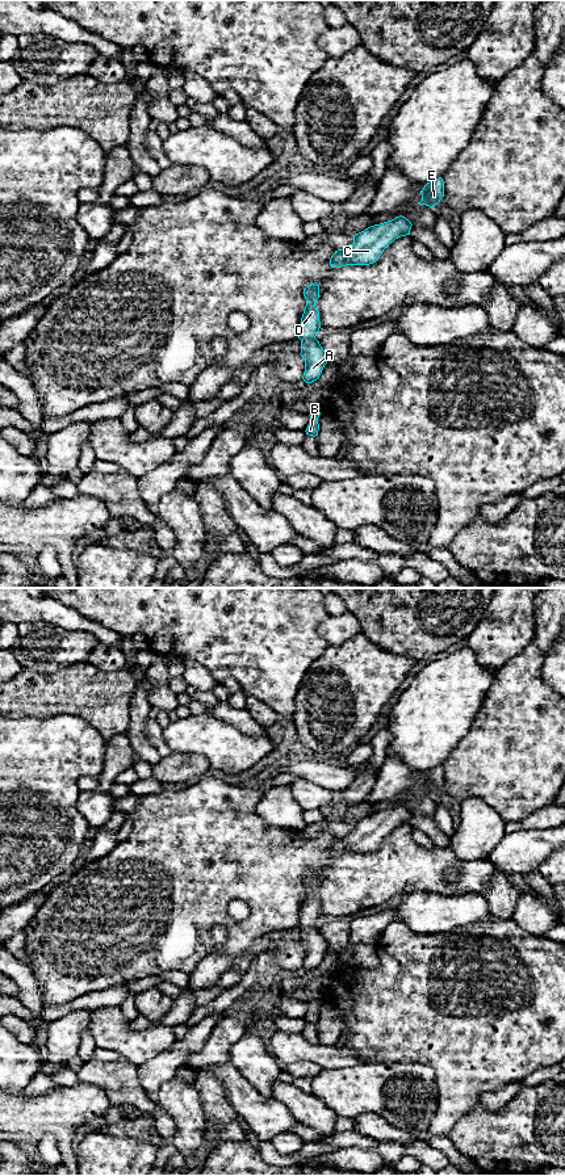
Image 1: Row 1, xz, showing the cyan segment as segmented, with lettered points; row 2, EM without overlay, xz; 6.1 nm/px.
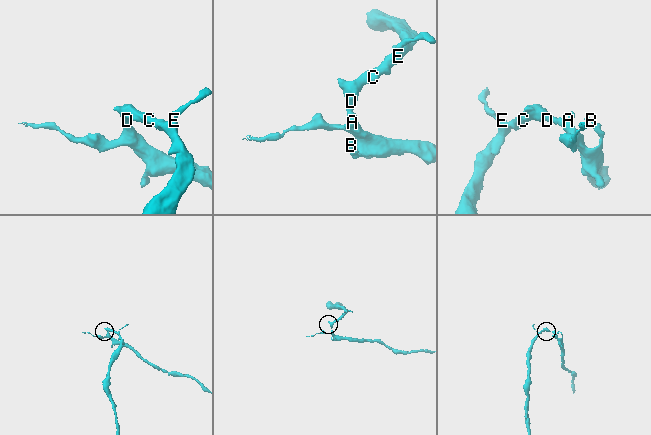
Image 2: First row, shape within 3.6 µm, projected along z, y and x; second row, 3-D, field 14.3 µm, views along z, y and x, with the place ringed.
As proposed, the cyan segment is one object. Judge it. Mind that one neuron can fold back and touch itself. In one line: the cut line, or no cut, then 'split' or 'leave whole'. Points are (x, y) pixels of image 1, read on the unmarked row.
no cut; leave whole

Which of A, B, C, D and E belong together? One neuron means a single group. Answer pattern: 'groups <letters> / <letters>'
groups A B C D E

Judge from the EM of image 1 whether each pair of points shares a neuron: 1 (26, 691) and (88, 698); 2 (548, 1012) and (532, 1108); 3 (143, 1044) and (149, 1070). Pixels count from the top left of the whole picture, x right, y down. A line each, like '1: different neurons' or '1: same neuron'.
1: same neuron
2: different neurons
3: different neurons

